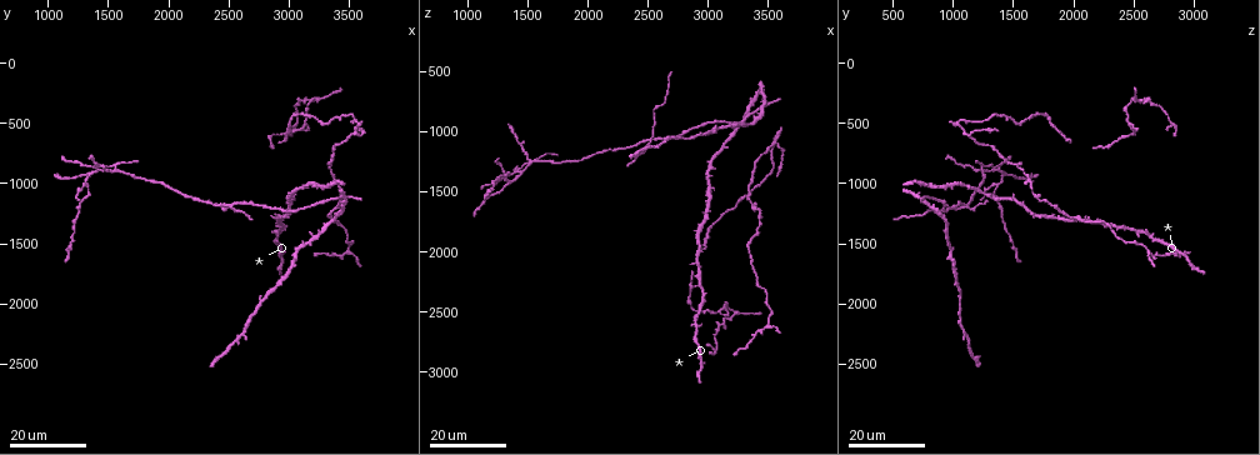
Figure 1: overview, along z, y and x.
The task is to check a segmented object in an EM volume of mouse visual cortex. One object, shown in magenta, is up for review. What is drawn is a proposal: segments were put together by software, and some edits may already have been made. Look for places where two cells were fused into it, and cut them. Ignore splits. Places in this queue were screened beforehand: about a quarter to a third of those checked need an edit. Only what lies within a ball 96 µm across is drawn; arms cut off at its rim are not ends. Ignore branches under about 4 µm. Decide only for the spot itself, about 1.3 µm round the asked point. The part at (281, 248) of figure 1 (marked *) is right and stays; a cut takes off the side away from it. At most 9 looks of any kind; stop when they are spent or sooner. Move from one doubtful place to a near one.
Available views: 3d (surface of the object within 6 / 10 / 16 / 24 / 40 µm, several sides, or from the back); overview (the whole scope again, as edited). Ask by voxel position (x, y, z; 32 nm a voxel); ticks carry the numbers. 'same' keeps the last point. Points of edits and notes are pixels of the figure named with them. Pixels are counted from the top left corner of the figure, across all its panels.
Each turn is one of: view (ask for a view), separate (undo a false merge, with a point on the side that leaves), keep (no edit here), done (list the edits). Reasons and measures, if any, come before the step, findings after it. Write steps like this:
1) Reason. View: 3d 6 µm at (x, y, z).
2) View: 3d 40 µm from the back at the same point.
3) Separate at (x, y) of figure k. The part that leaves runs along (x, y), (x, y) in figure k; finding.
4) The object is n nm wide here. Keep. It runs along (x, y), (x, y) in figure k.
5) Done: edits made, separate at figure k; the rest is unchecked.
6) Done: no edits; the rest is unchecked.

Four or more arms meet. View: 3d 16 µm at (3480, 1560, 2620).

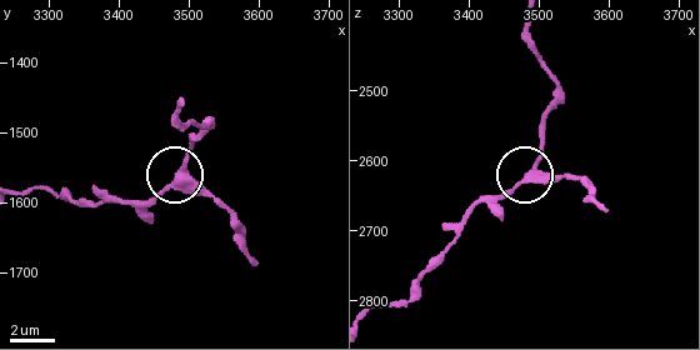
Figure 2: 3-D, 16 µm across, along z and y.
View: 3d 6 µm at (3495, 1560, 2620).

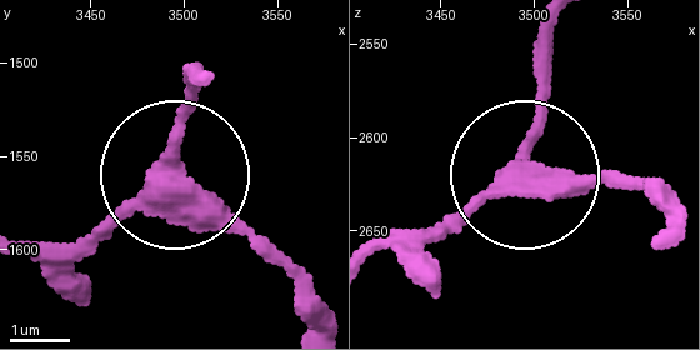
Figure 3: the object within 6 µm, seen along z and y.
View: 3d 6 µm from the back at (3494, 1560, 2620).

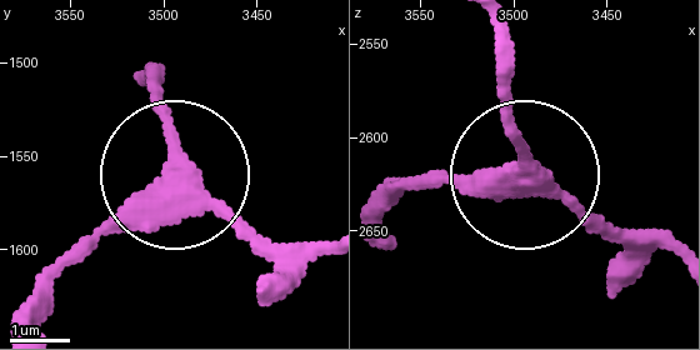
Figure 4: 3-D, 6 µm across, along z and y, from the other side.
4 arms meet here. Keep. All the same cell.

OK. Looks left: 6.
View: 3d 24 µm at (1320, 1020, 1360).

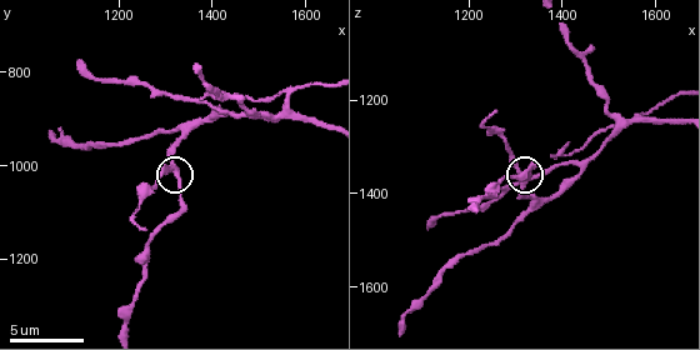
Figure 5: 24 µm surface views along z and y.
Closer look. View: 3d 10 µm at the same point.

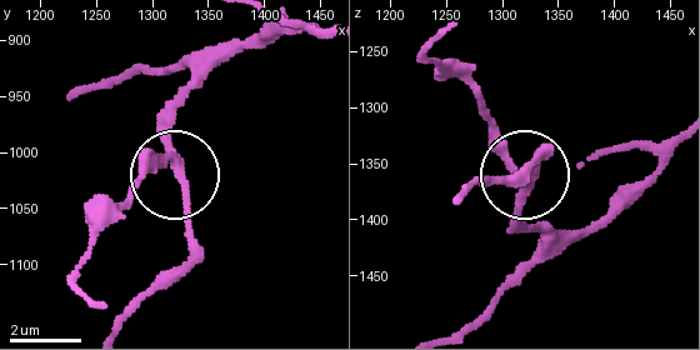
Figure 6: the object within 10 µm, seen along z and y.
Closer look. View: 3d 6 µm at the same point.

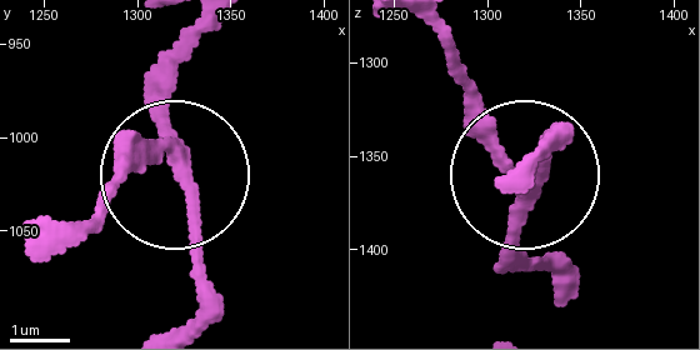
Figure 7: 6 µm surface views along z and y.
Keep. It runs along (208, 25), (164, 115), (169, 165), (139, 160), (109, 184) in figure 7; one cell here.

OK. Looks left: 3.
Looks like a crossing. View: 3d 16 µm at (2500, 1220, 1080).

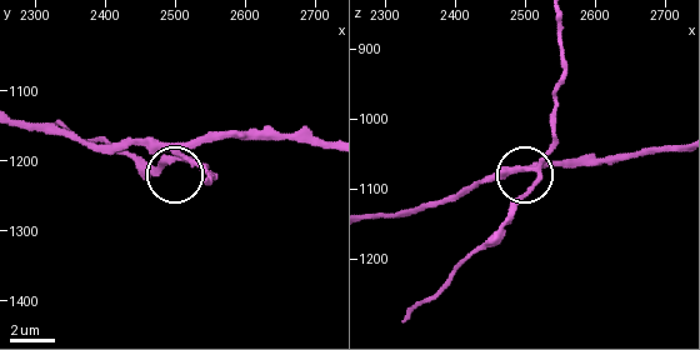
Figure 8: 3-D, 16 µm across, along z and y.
Closer look. View: 3d 10 µm at (2520, 1195, 1075).

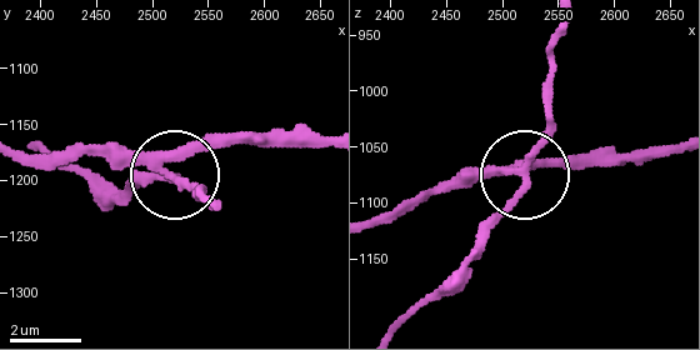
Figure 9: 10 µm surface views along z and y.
Zoom in. View: 3d 6 µm at (2518, 1196, 1074).

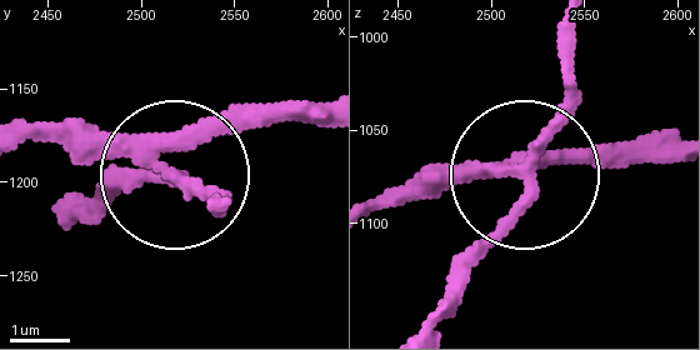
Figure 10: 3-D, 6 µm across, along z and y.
4 arms meet here. Separate at (215, 185) of figure 10. The part that leaves runs along (143, 160), (211, 204) in figure 10; two cells meet here.

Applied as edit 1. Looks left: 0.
Done: edits made, separate at figure 10; the rest is unchecked.

